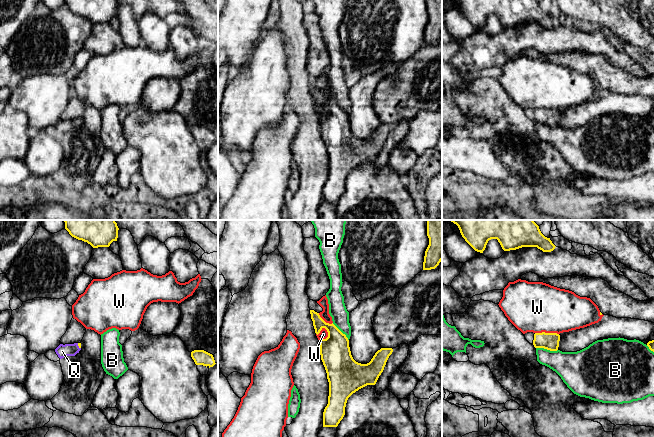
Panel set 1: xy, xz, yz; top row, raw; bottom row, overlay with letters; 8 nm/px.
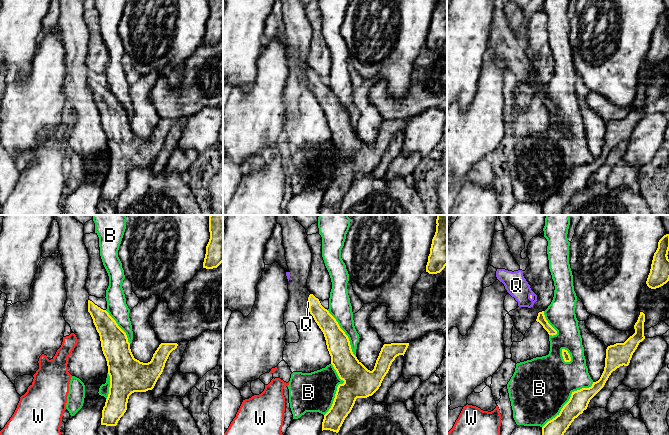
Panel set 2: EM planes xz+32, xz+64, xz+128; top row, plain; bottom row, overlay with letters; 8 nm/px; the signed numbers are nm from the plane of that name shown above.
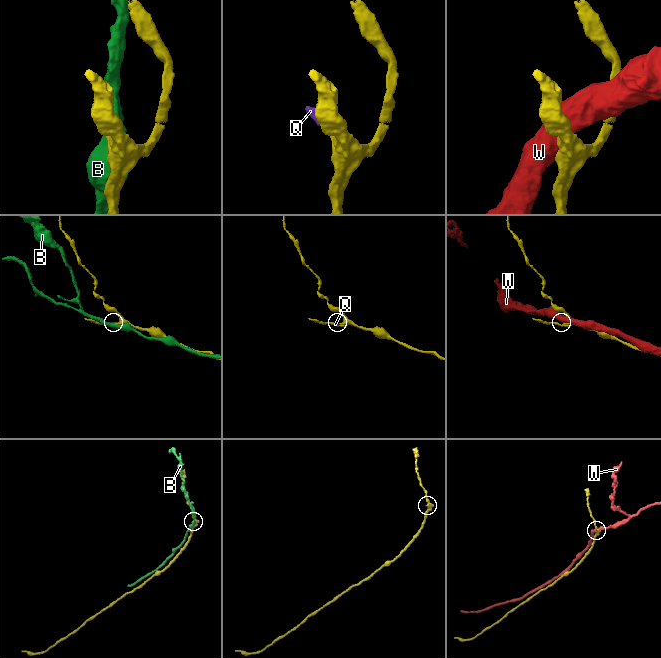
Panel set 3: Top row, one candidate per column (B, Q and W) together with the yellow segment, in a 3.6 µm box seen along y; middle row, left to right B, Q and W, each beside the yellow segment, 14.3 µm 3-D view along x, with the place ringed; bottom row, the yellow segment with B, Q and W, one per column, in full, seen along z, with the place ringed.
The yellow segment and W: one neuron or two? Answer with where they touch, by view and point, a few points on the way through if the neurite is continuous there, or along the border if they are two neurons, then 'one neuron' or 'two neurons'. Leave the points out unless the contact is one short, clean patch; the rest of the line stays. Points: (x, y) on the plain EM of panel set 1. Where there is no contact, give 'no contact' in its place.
meets yellow in xz at (327, 113); two neurons

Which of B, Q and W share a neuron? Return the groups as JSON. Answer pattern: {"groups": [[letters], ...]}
{"groups": [["B"], ["Q"], ["W"]]}

